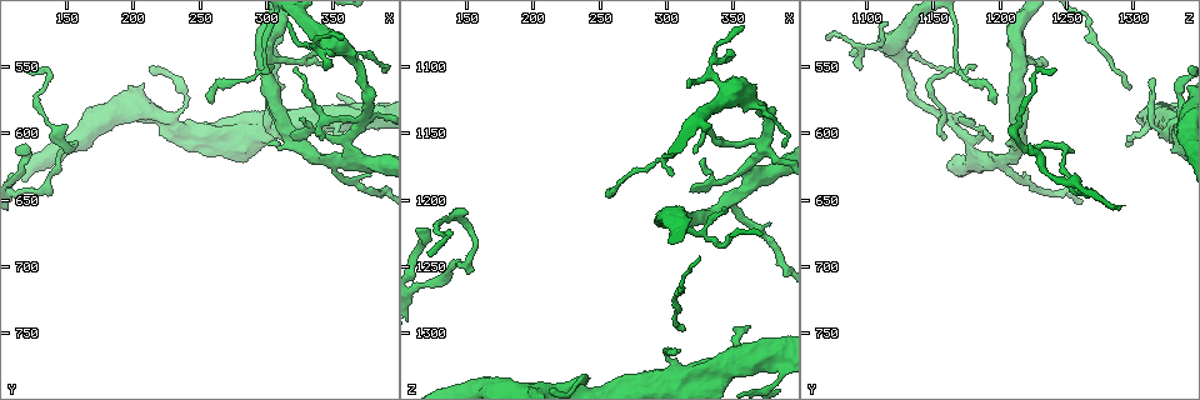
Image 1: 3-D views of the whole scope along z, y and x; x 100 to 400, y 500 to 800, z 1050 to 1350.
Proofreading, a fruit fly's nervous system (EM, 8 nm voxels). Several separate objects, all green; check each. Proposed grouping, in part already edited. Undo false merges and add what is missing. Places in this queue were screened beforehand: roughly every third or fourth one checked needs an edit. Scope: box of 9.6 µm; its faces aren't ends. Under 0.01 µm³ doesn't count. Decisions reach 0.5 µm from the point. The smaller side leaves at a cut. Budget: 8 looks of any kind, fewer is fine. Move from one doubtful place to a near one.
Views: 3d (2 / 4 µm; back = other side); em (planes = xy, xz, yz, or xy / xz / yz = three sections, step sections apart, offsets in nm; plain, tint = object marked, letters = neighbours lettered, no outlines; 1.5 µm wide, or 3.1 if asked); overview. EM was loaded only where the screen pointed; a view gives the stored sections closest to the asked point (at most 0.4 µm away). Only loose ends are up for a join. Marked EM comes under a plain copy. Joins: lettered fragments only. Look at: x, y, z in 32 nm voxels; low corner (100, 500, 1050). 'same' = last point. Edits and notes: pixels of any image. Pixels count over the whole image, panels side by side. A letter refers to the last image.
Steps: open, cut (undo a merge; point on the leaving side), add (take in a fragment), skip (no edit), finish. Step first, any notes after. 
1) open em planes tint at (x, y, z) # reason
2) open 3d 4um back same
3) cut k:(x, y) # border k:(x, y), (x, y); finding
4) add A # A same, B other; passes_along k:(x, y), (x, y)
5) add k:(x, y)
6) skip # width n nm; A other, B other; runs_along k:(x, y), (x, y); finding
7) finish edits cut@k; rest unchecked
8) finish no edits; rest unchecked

open 3d 4um at (358, 530, 1070) # tapers out

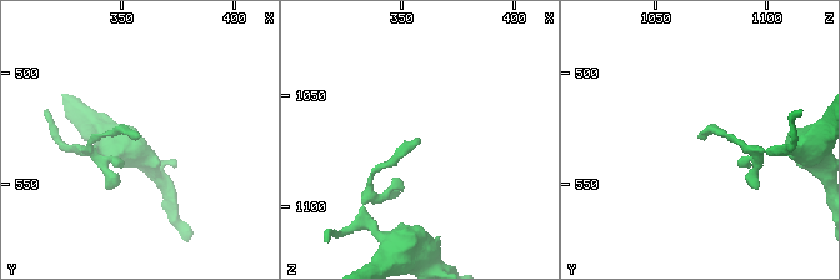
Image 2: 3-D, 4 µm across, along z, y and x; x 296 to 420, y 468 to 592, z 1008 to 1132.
open em 3.1um planes tint at (359, 527, 1071) # now the EM

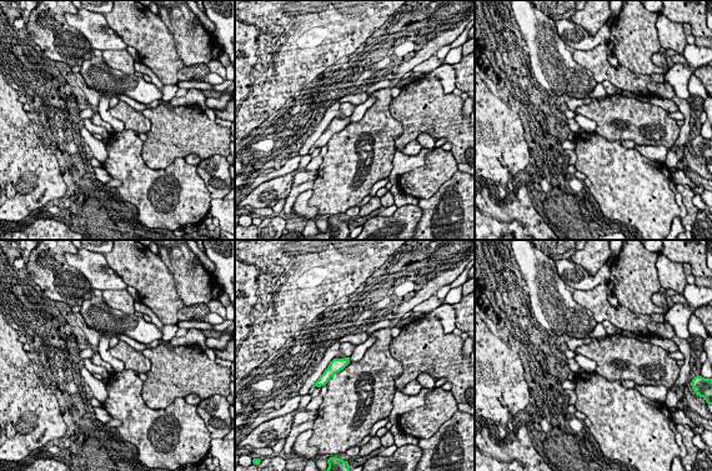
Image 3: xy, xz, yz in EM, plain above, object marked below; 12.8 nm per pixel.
open em 3.1um planes letters same

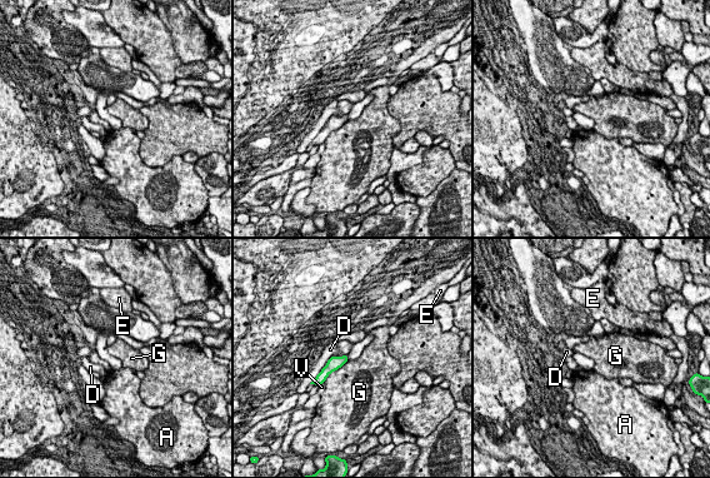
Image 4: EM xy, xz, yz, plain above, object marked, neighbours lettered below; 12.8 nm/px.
skip # width 120 nm; longest_contact G 440 nm; A other, D other, E other, G other, V other; none of them fits

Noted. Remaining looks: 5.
open em planes letters at (350, 550, 1228) # branch stops here

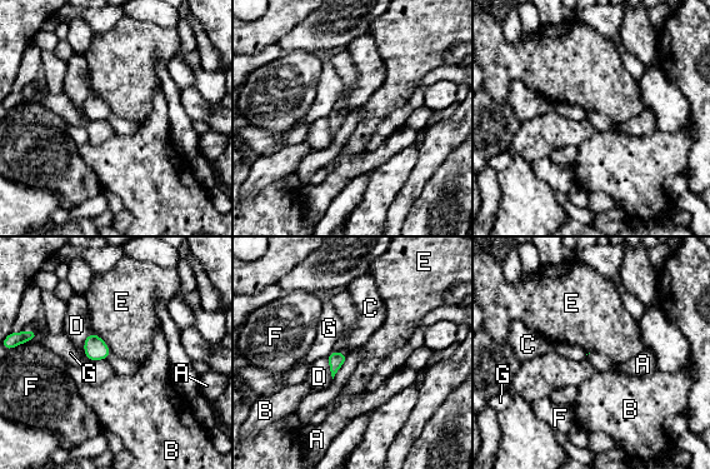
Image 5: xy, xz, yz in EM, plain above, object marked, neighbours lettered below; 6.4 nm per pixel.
skip # A other, B other, C other, D other, E other, F other, G other; border 5:(91, 330), (111, 352); no lettered fragment goes on from it

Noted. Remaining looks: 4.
open em xz step 4 letters at (124, 552, 1244) # tapers out

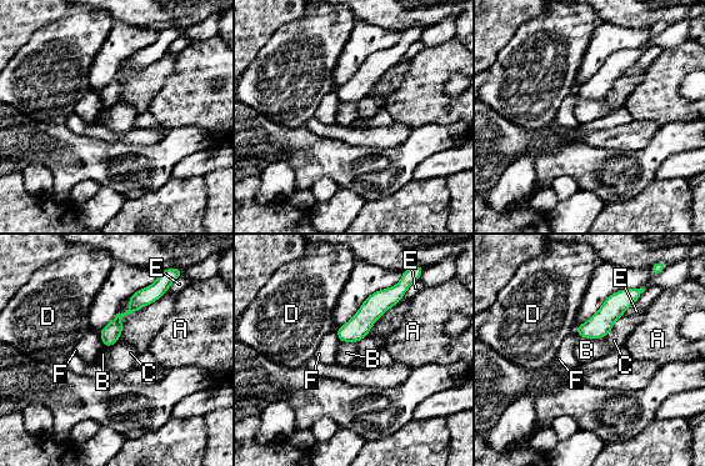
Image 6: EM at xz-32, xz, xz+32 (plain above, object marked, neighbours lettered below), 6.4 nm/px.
skip # width 80 nm; A other, B other, C other, D other, E other, F other; runs_along 6:(156, 292), (121, 315), (105, 342); no lettered fragment goes on from it

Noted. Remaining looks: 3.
finish no edits; rest unchecked

